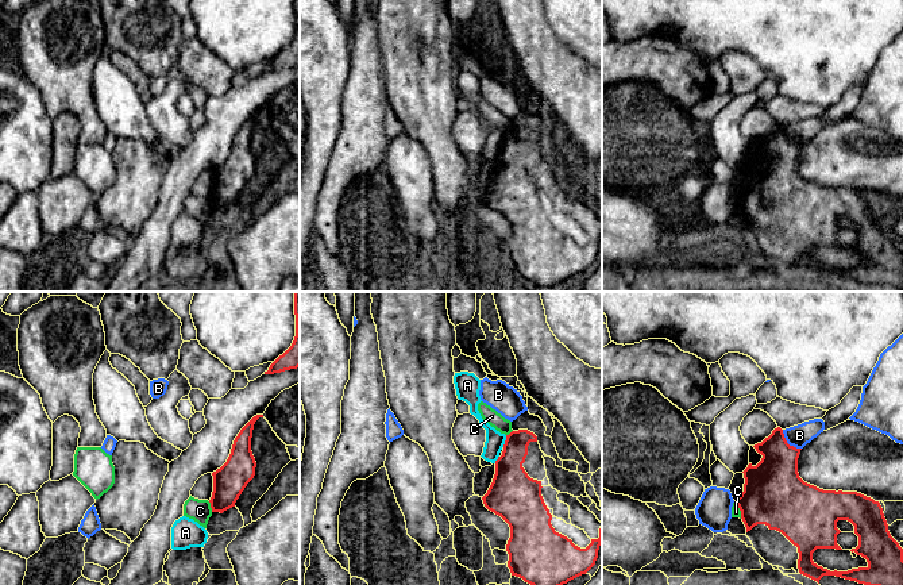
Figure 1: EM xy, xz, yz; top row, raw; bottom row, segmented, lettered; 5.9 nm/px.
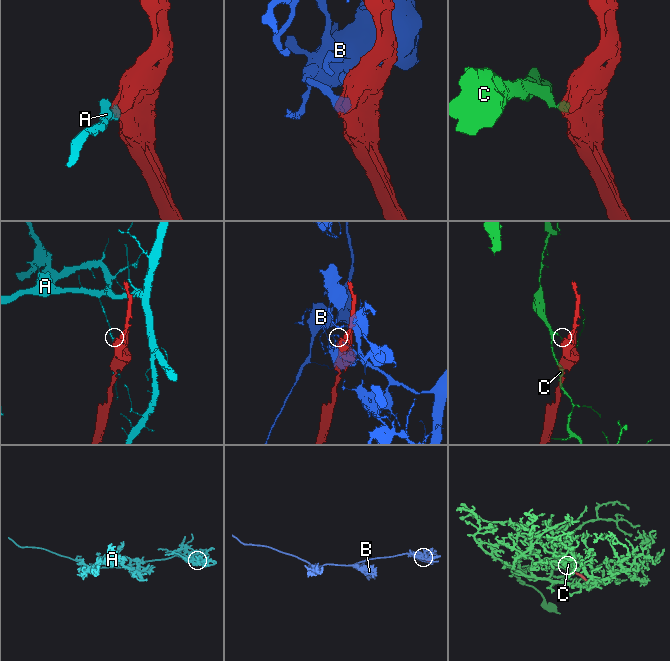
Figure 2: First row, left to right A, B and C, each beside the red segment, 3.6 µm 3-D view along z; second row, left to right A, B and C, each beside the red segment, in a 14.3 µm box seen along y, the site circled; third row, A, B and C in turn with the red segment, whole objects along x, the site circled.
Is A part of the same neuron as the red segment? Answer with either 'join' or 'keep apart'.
keep apart

